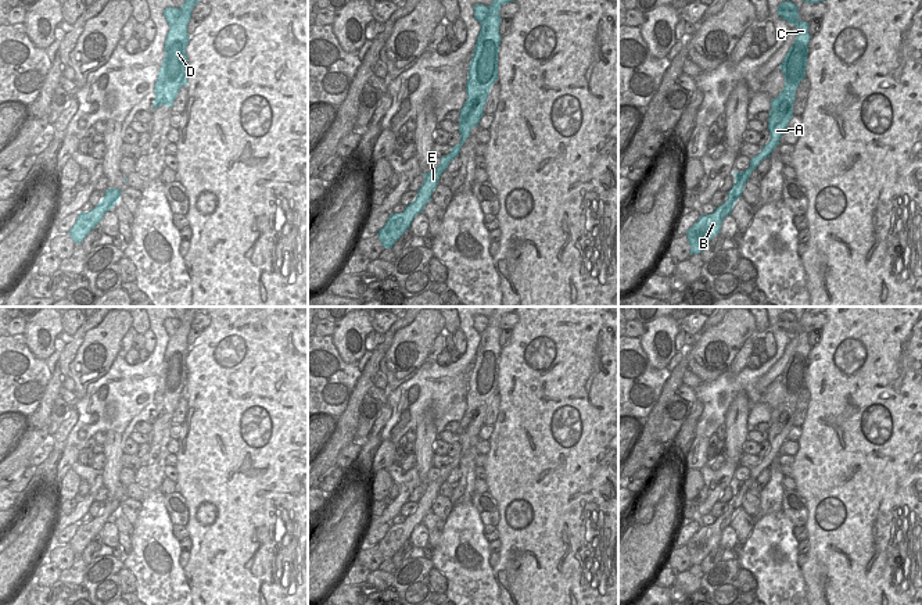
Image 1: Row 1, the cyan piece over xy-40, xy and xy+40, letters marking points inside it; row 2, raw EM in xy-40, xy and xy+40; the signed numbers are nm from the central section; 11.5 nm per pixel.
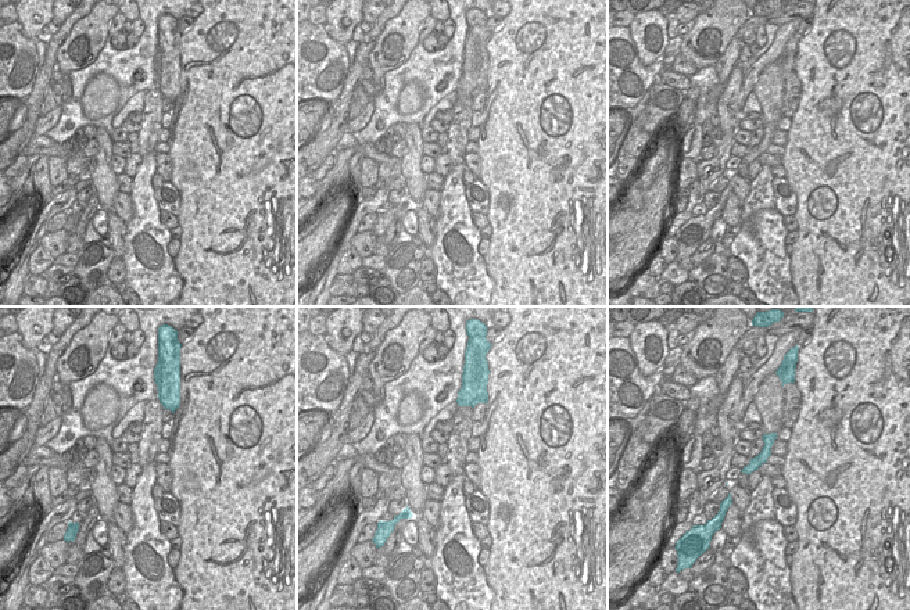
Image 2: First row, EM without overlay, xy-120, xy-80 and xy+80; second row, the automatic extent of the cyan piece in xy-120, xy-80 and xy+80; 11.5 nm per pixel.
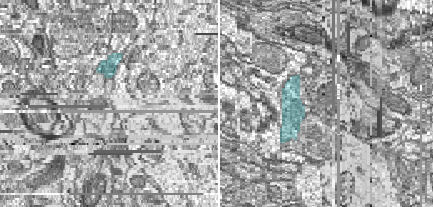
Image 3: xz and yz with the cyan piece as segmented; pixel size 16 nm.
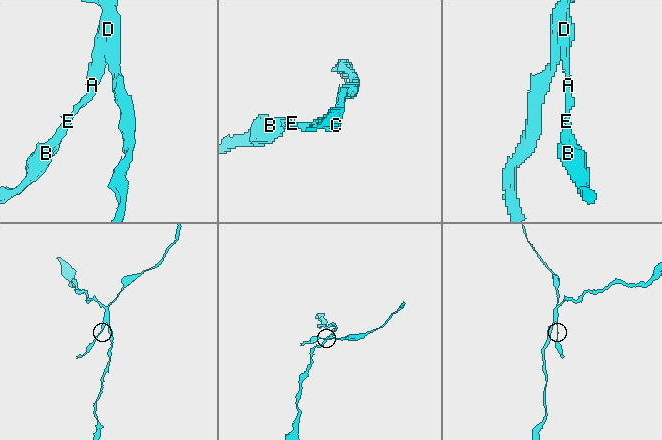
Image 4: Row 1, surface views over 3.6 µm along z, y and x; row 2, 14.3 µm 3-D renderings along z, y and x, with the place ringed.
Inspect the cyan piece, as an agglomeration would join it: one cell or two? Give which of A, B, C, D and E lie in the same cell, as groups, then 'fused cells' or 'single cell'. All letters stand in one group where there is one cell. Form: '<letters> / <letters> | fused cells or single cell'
A B C E / D | fused cells

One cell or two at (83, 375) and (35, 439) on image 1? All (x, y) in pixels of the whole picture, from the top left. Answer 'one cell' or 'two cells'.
two cells

